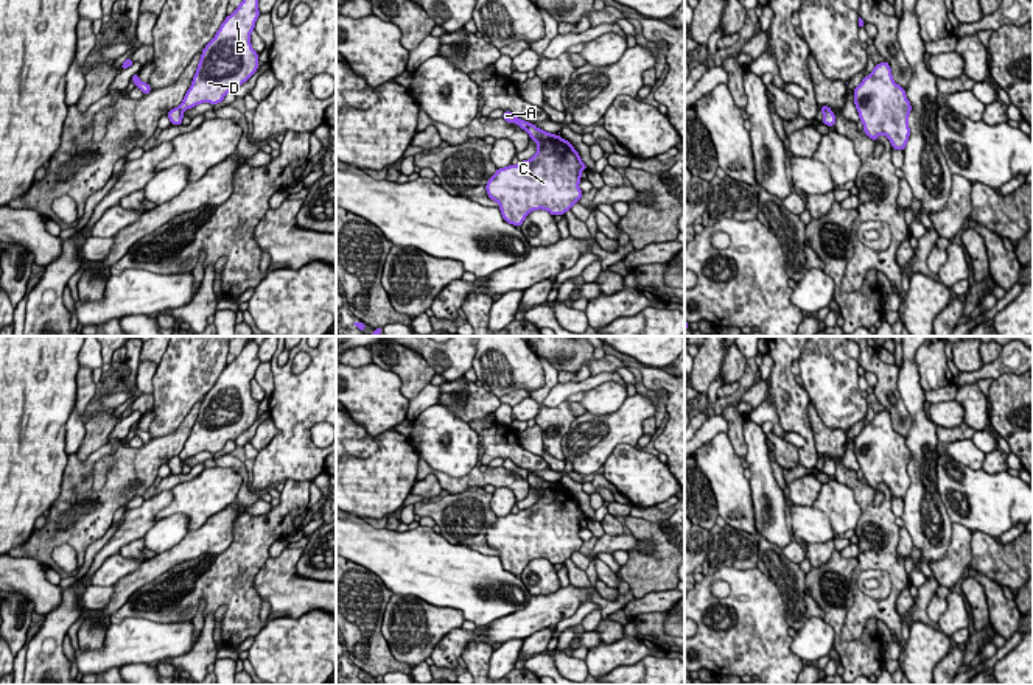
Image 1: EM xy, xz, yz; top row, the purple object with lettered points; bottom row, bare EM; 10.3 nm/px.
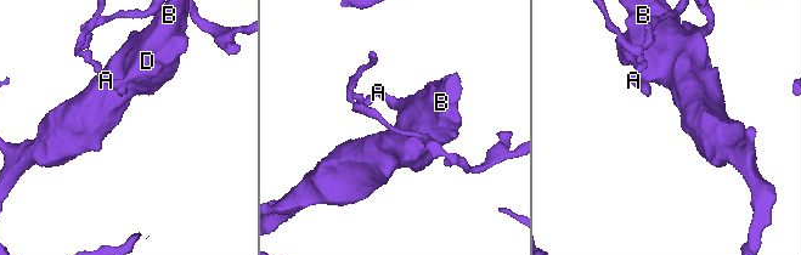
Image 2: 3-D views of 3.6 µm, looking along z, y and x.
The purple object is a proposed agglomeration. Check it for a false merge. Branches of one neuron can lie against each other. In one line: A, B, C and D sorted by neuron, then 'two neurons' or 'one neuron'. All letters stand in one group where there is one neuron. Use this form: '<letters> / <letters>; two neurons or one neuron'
A / B C D; two neurons

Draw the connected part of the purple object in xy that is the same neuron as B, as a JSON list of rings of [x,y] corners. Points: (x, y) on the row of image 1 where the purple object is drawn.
[[[243,0],[226,17],[202,50],[191,86],[179,104],[182,112],[201,103],[221,103],[227,92],[235,92],[257,72],[258,53],[250,45],[250,33],[258,16],[258,0]]]

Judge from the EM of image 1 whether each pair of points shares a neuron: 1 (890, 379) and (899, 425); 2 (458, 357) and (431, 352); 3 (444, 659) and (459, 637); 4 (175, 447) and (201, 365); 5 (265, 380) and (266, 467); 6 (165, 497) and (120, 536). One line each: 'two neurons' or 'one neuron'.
1: one neuron
2: one neuron
3: one neuron
4: two neurons
5: two neurons
6: one neuron

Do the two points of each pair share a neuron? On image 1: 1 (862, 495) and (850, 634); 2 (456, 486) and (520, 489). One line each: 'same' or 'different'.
1: same
2: same

